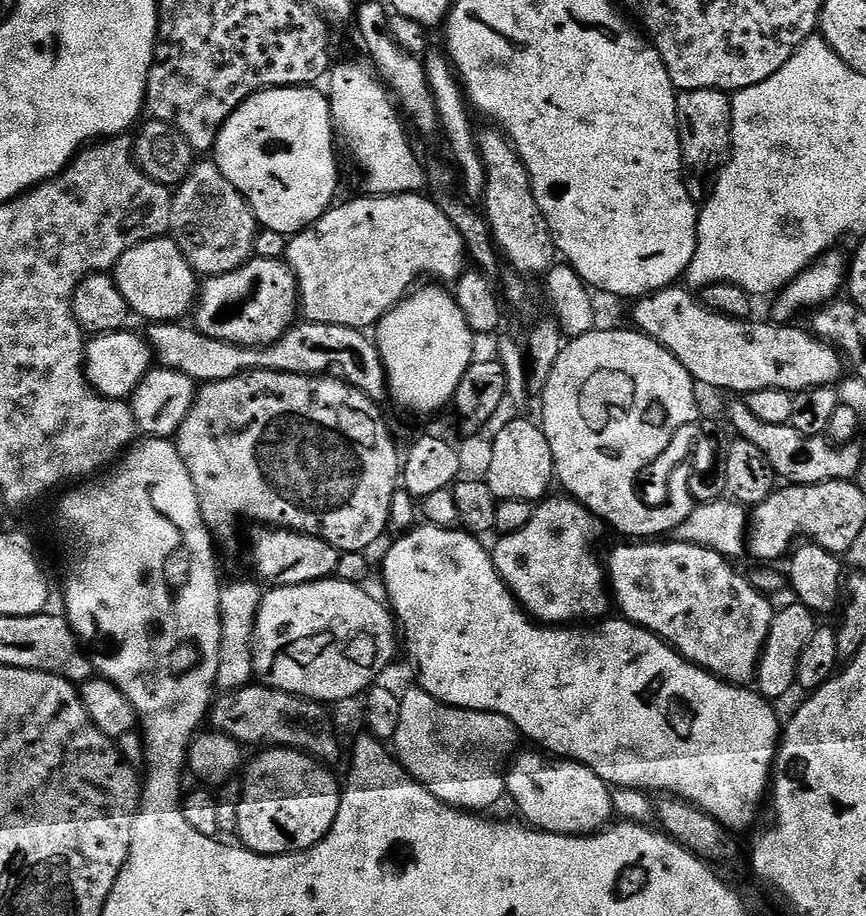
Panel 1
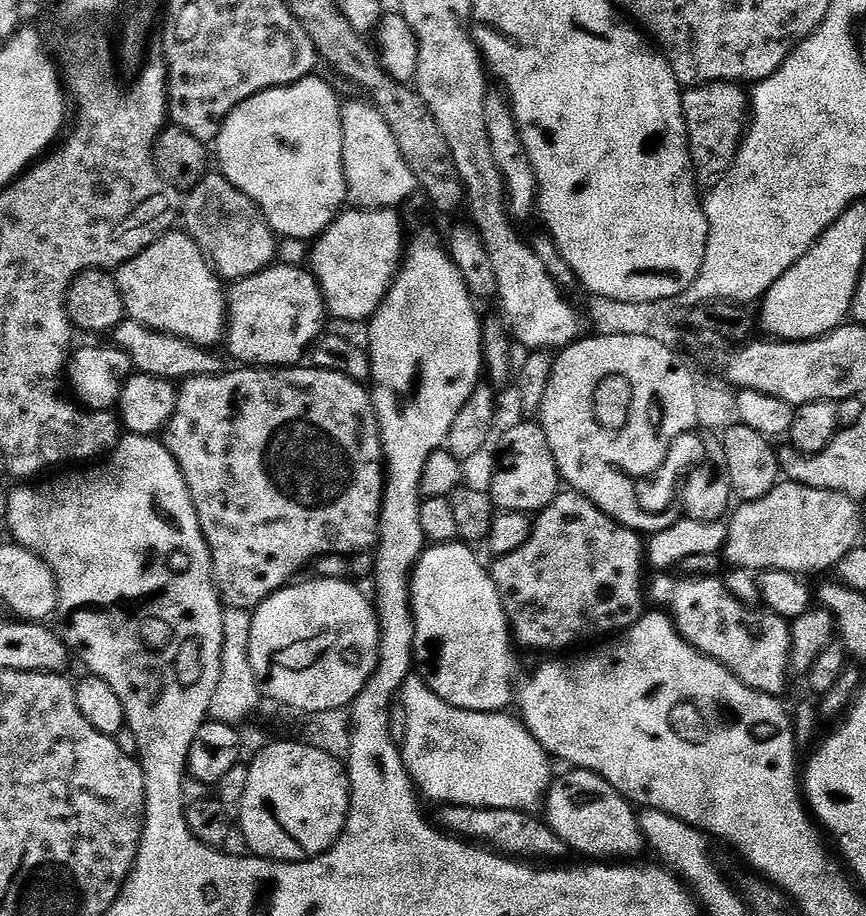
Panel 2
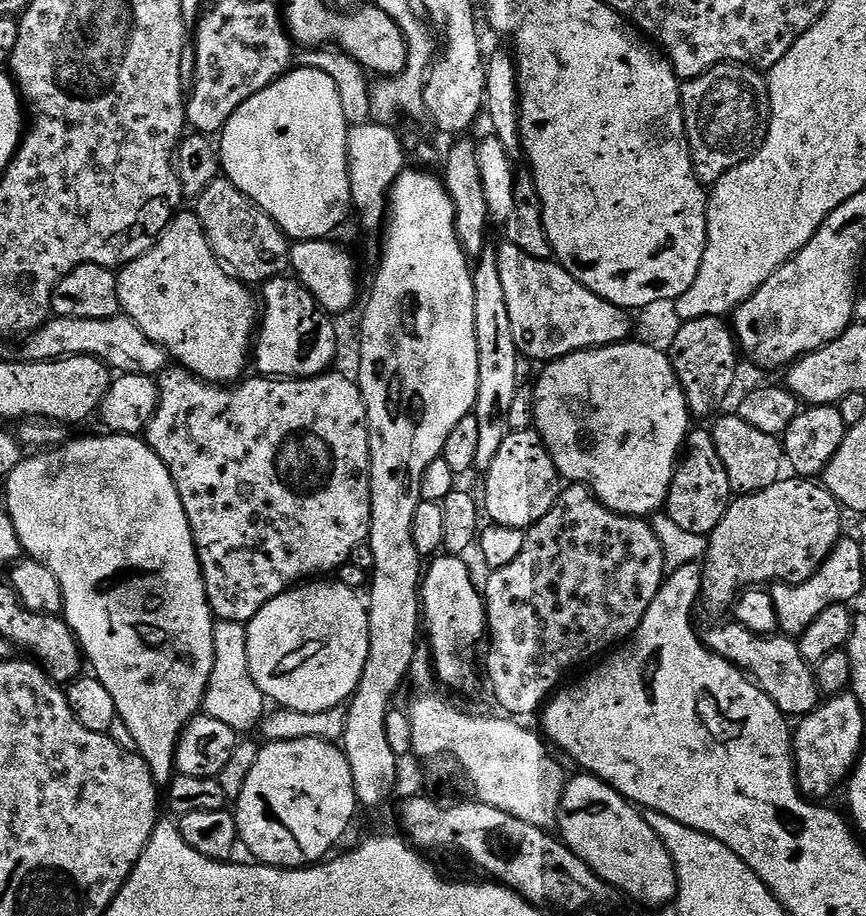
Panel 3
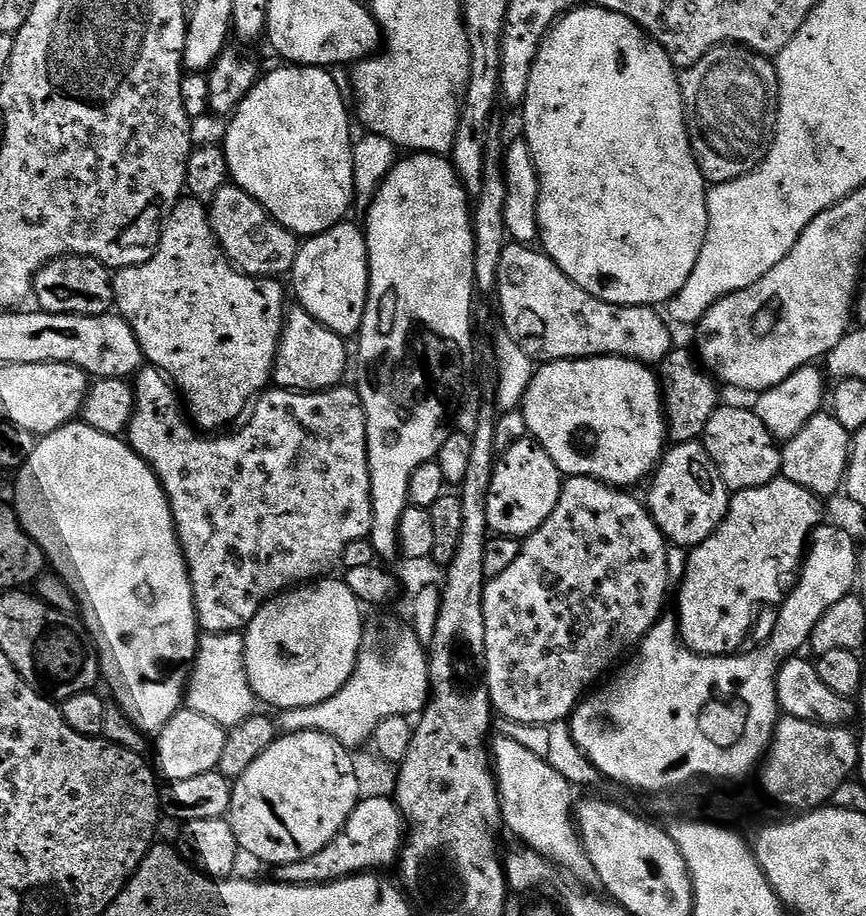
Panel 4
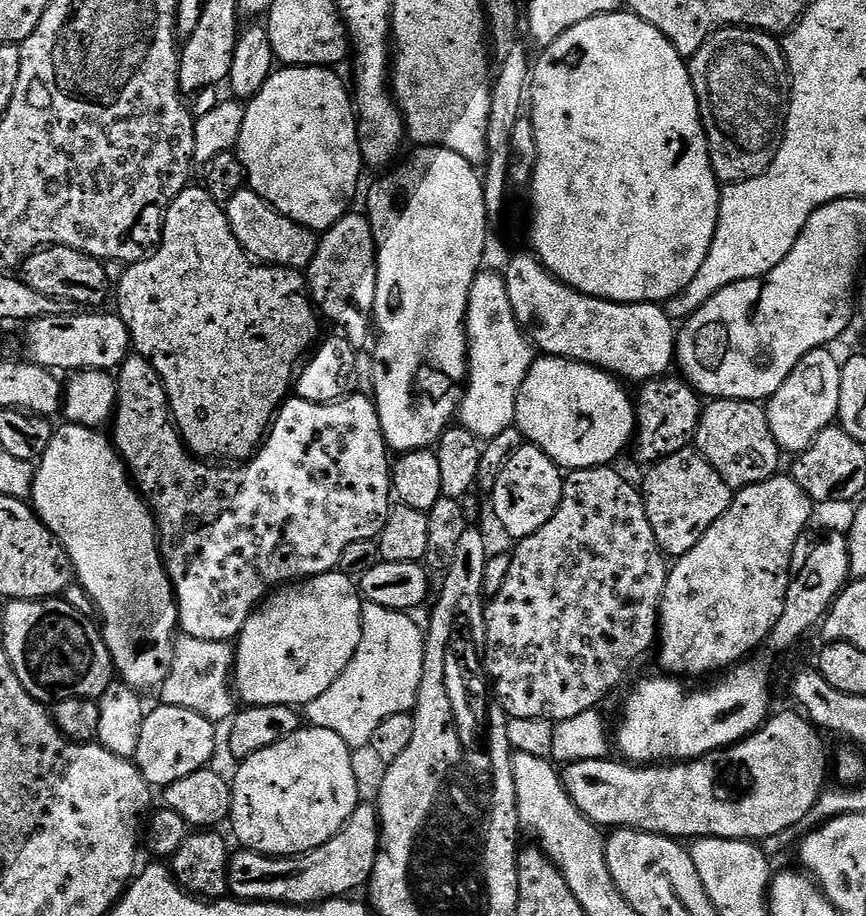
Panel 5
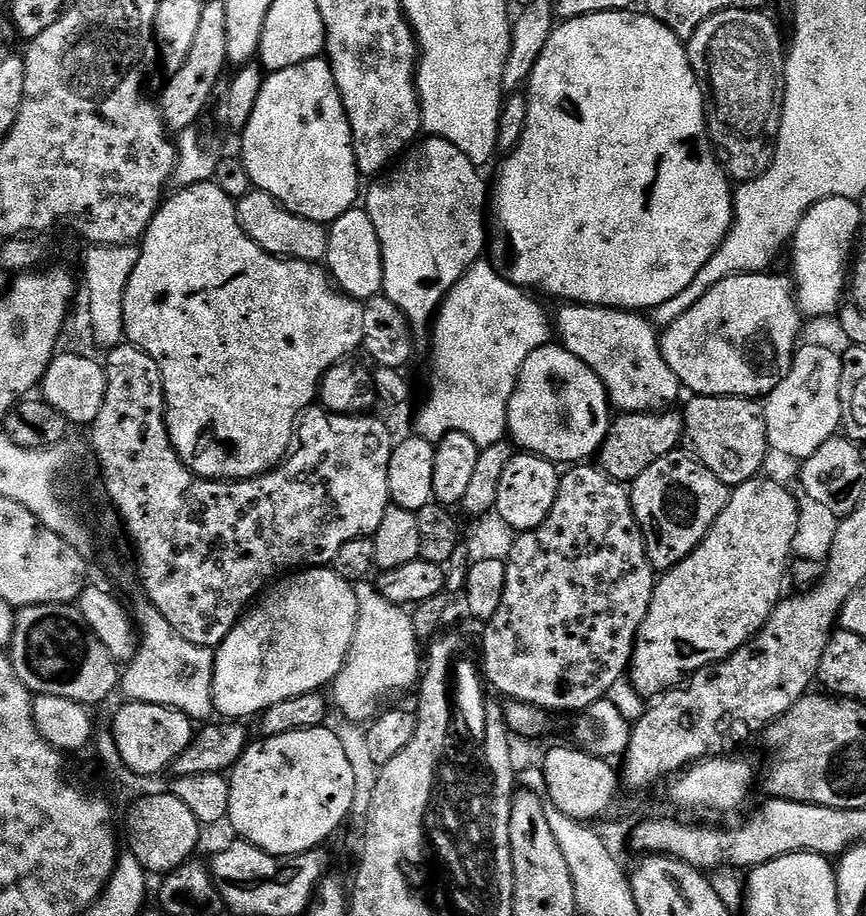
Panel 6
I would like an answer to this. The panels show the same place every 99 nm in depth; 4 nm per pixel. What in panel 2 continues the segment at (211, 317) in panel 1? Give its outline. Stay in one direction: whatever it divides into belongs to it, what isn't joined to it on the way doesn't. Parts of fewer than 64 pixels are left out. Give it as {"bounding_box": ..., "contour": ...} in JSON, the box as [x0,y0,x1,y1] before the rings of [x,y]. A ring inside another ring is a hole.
{"bounding_box":[226,262,326,366],"contour":[[[276,262],[250,278],[235,281],[226,292],[226,345],[240,366],[299,365],[325,331],[324,320],[326,309],[320,285],[304,266]]]}

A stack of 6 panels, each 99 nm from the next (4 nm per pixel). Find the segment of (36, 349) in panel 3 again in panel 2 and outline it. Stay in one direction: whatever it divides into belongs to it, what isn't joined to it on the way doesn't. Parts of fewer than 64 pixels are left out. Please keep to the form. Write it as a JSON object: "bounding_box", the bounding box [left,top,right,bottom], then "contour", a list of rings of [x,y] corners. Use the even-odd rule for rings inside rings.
{"bounding_box":[110,318,226,382],"contour":[[[125,318],[118,327],[113,329],[110,340],[115,347],[121,348],[126,353],[133,369],[141,376],[183,382],[195,376],[218,376],[226,368],[226,364],[215,356],[217,354],[215,351],[191,344],[190,341],[177,336],[147,328],[131,318]]]}

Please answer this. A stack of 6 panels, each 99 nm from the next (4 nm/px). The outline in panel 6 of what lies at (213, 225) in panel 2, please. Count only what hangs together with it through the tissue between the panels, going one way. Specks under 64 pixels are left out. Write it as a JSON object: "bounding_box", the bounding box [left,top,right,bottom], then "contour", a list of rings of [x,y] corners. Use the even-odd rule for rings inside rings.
{"bounding_box":[235,190,328,265],"contour":[[[253,190],[246,198],[235,201],[236,217],[246,235],[271,256],[285,260],[305,260],[319,265],[328,258],[328,228],[310,218],[288,212],[270,194]]]}

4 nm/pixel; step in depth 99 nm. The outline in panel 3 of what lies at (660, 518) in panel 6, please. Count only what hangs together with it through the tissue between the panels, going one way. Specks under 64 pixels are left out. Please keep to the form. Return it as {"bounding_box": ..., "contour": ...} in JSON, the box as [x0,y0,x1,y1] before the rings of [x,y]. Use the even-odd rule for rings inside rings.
{"bounding_box":[666,431,733,536],"contour":[[[689,431],[686,451],[677,463],[672,484],[668,487],[666,514],[674,526],[682,526],[682,530],[690,530],[690,534],[708,536],[718,526],[718,522],[722,522],[733,499],[730,478],[726,478],[726,470],[722,466],[722,458],[718,458],[711,431]]]}

